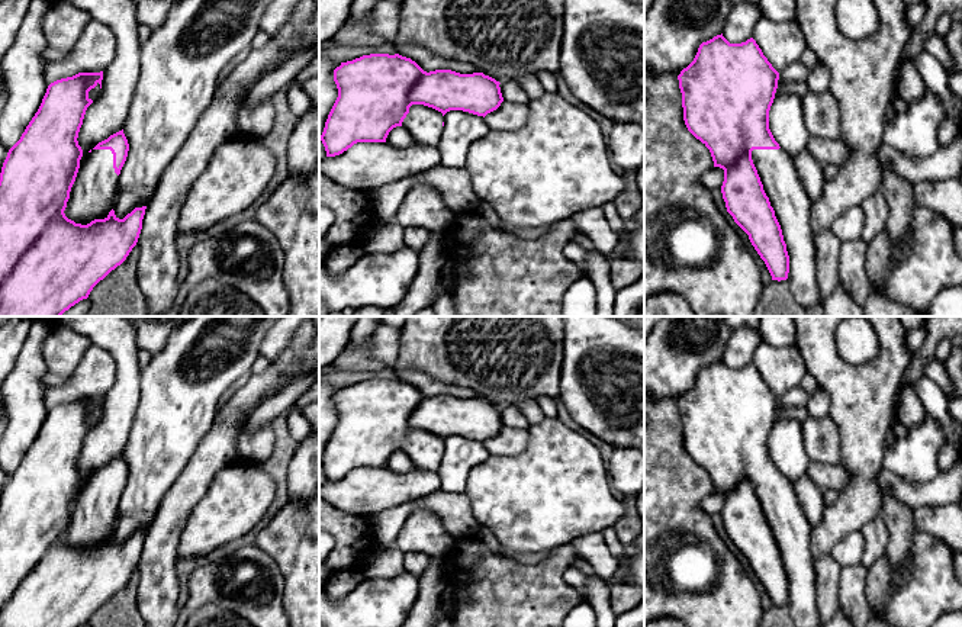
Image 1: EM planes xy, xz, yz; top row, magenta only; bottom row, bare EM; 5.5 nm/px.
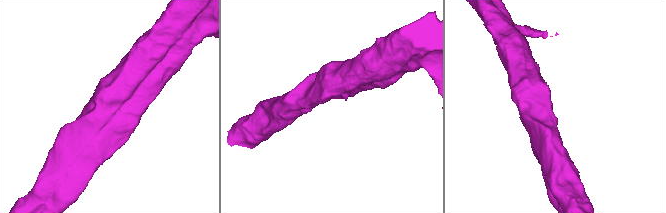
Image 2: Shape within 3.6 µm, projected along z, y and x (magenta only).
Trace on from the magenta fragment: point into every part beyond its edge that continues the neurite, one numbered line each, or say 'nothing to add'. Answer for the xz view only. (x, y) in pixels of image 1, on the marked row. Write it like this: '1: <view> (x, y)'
1: xz (424, 124)

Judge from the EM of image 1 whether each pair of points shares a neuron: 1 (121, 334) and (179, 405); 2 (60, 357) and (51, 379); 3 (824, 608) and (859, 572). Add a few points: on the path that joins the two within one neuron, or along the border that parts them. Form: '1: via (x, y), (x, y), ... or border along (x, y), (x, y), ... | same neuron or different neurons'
1: border along (141, 367), (138, 401) | different neurons
2: border along (48, 370), (67, 378) | different neurons
3: border along (842, 568), (839, 576), (839, 608) | different neurons

